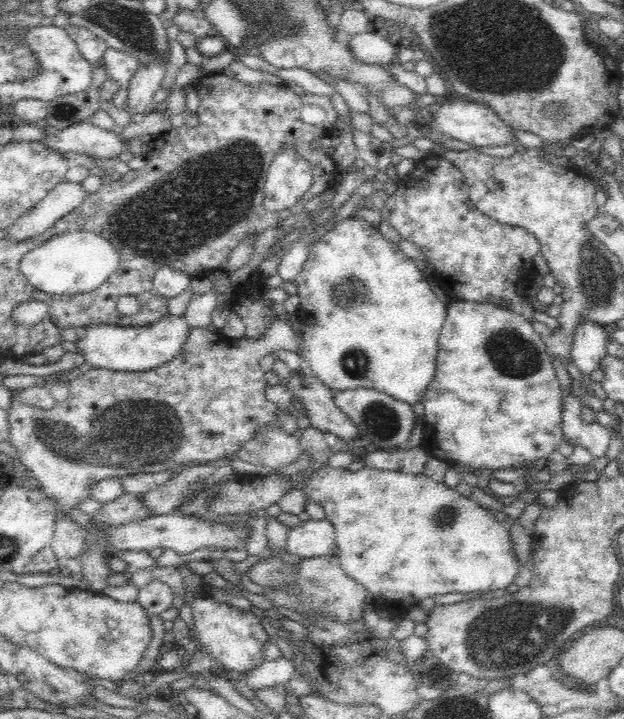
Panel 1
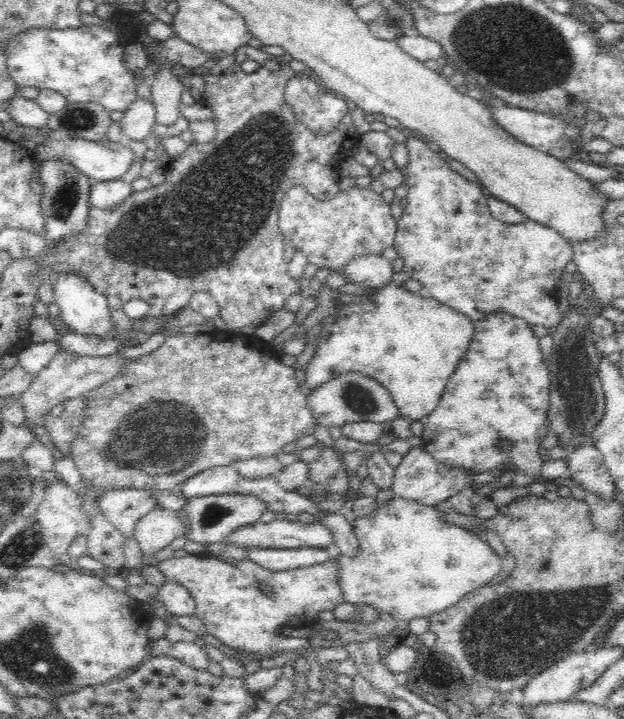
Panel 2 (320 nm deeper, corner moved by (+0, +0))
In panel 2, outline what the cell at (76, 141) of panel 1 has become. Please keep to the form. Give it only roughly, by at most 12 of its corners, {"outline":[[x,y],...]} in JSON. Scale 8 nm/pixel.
{"outline":[[86,140],[37,146],[98,183],[122,179],[136,160],[126,143]]}

